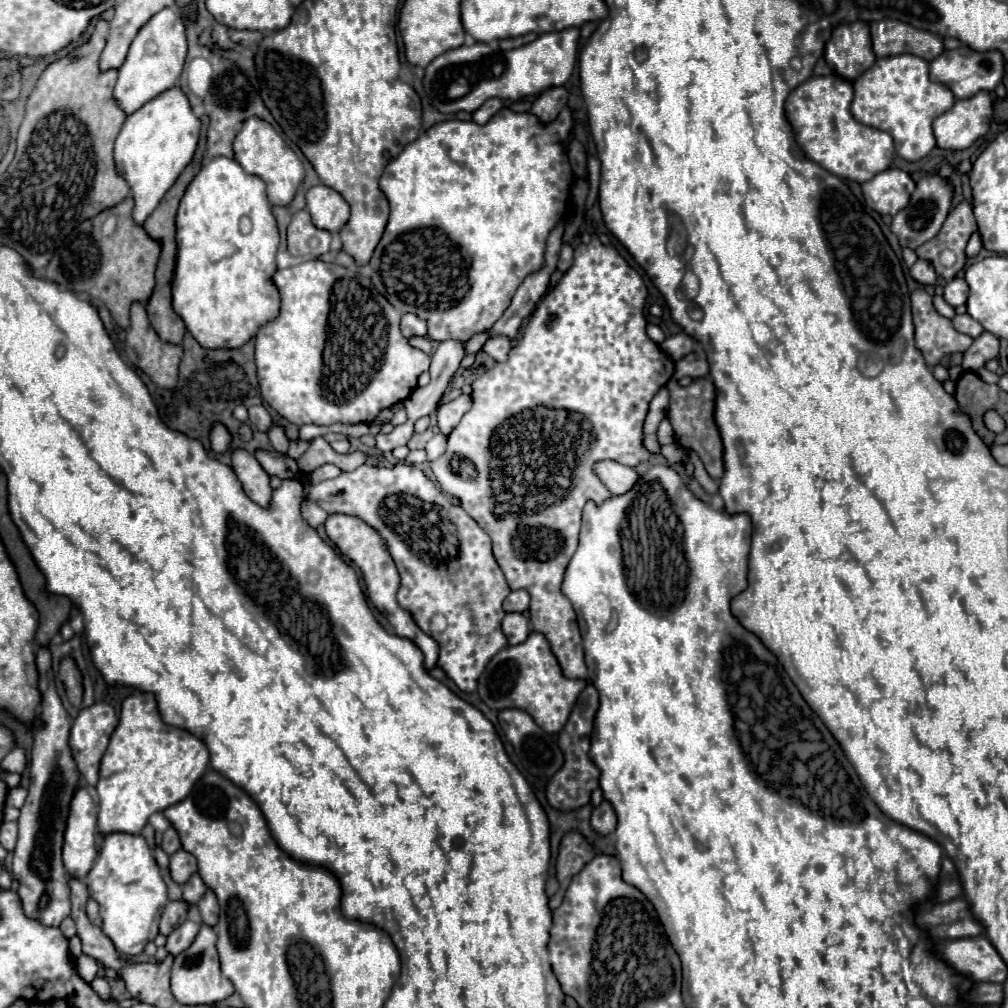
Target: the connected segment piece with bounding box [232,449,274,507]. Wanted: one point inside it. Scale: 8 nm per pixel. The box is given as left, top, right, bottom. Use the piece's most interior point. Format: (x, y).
(256, 482)

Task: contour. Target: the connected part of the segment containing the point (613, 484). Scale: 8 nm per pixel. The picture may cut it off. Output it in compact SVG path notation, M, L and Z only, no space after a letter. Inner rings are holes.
M600 461L594 467L596 475L602 479L602 483L610 489L612 495L624 495L624 491L632 489L632 483L640 479L640 475L626 465L620 465L616 461Z

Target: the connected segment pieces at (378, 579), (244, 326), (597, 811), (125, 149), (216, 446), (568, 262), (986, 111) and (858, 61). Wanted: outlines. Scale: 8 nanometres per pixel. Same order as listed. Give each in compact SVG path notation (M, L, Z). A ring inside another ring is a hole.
M330 515L324 525L326 525L326 535L330 537L330 541L340 549L340 553L344 557L352 559L352 563L362 571L372 605L380 613L386 613L386 617L398 637L406 637L420 647L420 651L424 653L424 667L432 669L438 661L438 643L430 635L420 631L420 627L414 623L412 615L408 615L408 611L404 611L398 605L396 591L400 587L400 575L396 571L396 563L394 563L392 555L388 555L388 547L384 547L384 539L380 539L380 535L376 535L376 531L372 531L372 527L368 527L362 519L356 519L354 515Z
M216 157L212 159L208 165L204 165L200 169L200 173L194 177L194 181L188 185L180 207L178 207L178 215L176 215L176 241L178 241L178 257L176 257L176 273L174 273L174 283L172 283L172 307L174 311L182 317L186 329L190 331L190 335L204 347L204 349L220 349L220 347L242 347L244 343L248 343L248 339L252 339L256 335L256 331L264 325L270 323L272 319L276 319L276 315L280 313L280 293L276 291L276 285L272 283L272 275L276 271L276 251L278 251L278 243L280 243L280 235L278 235L278 227L276 227L276 219L272 215L272 205L266 199L266 185L260 177L248 175L234 159L228 157ZM242 217L248 217L252 223L252 229L248 233L240 231L240 221Z
M602 801L598 807L594 807L590 823L602 835L612 833L616 829L616 813L614 813L612 805L608 801Z
M180 87L162 91L156 99L150 99L138 111L134 111L132 115L126 117L122 129L116 137L114 161L116 161L118 173L126 179L126 183L132 189L132 197L136 201L136 205L134 205L134 221L136 223L146 221L146 217L156 209L156 205L164 197L164 193L174 185L174 181L178 179L182 169L192 161L196 145L198 145L198 135L200 135L200 119L192 113L188 97L184 95L184 91Z
M222 423L212 425L208 439L210 439L210 447L212 447L214 453L226 453L226 451L232 449L232 433Z
M564 244L558 259L557 269L565 273L573 263L574 250L570 245Z
M980 91L968 99L956 99L952 109L934 119L934 135L942 149L966 149L982 137L992 121L992 97Z
M856 21L850 25L836 27L832 31L830 41L826 43L824 57L836 75L848 81L860 77L876 61L868 23Z

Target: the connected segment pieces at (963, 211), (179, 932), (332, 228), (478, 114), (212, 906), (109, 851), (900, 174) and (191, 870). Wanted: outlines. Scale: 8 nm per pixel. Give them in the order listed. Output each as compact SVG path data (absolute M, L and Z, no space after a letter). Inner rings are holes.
M964 199L960 201L948 215L948 219L944 221L940 233L936 235L936 239L924 243L922 247L916 249L916 255L924 261L930 261L936 269L936 275L942 279L954 279L956 273L964 267L966 263L966 243L970 239L970 235L976 231L976 219L972 213L970 203ZM942 249L950 249L956 253L956 263L952 267L942 267L938 261L938 255Z
M192 919L184 921L178 929L174 929L168 935L168 939L166 939L166 951L168 953L180 953L180 951L184 951L184 947L188 947L194 941L198 929L200 929L200 925L194 923Z
M316 185L308 189L306 209L312 217L312 223L330 233L338 233L350 219L348 203L326 185Z
M488 99L488 103L484 103L484 107L480 107L480 111L474 111L472 113L472 121L474 123L486 123L500 107L502 107L502 99Z
M206 891L204 897L200 899L198 903L198 911L200 911L200 917L206 925L214 927L218 923L218 915L220 915L220 907L218 907L218 901L216 901L216 895L212 891Z
M108 833L102 853L86 877L90 897L98 901L102 931L112 939L120 955L138 955L158 935L158 921L168 903L166 885L152 851L142 835Z
M892 167L862 183L862 193L870 209L880 215L896 215L908 205L914 187L916 185L906 171Z
M176 851L170 855L170 875L178 885L184 885L196 873L196 859L186 851Z

